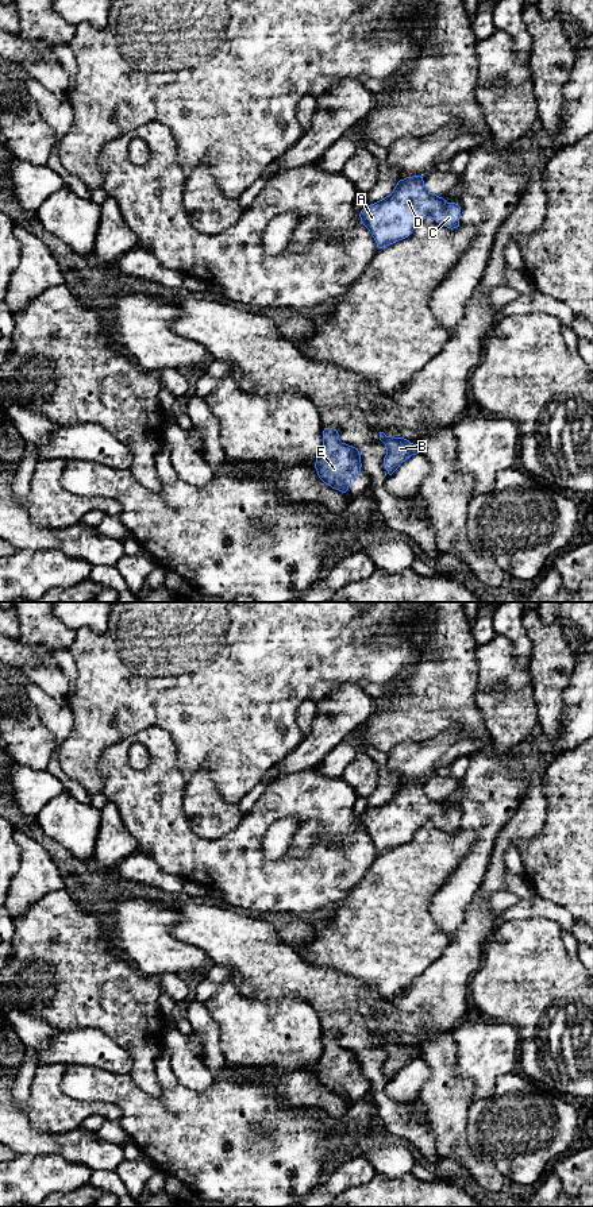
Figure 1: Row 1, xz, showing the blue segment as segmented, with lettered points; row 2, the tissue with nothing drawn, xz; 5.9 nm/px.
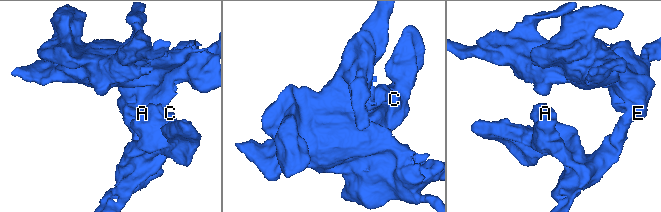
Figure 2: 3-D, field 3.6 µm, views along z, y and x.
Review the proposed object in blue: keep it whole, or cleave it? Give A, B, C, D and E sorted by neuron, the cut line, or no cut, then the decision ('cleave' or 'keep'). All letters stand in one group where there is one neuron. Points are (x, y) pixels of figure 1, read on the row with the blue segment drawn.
groups A B C D E; cut none; keep

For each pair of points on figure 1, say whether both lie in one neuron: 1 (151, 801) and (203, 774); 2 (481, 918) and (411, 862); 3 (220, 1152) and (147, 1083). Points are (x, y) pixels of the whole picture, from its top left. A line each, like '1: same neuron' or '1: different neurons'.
1: different neurons
2: different neurons
3: different neurons

